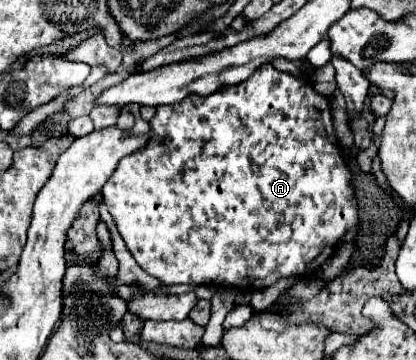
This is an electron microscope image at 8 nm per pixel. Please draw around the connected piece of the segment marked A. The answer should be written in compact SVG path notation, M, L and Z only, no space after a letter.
M265 63L263 67L259 67L257 73L253 73L243 83L235 87L223 87L223 91L215 91L215 95L209 95L207 99L191 95L191 99L183 99L183 103L157 107L157 113L149 125L151 125L151 137L147 145L119 161L117 169L105 183L101 195L107 203L109 213L113 215L117 231L121 233L123 241L127 243L127 249L133 253L139 267L145 269L149 275L157 277L165 285L193 283L207 287L231 287L239 291L263 291L275 285L279 279L299 279L315 273L335 253L337 243L345 237L345 233L349 229L359 227L357 199L351 187L353 173L343 161L341 147L337 143L333 115L331 115L331 101L329 97L317 93L309 81L293 73L277 71L271 63Z

